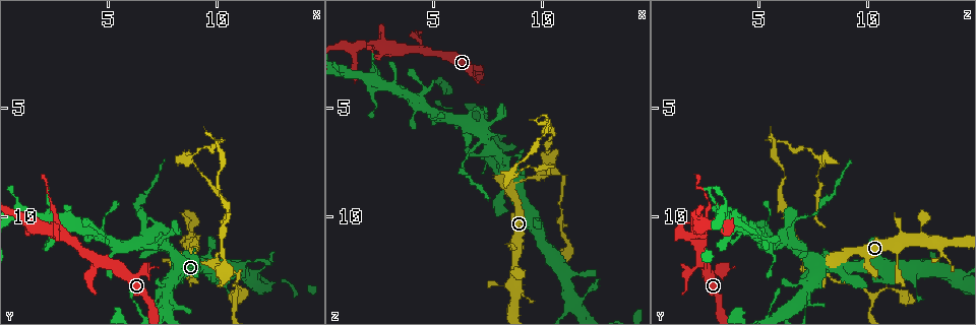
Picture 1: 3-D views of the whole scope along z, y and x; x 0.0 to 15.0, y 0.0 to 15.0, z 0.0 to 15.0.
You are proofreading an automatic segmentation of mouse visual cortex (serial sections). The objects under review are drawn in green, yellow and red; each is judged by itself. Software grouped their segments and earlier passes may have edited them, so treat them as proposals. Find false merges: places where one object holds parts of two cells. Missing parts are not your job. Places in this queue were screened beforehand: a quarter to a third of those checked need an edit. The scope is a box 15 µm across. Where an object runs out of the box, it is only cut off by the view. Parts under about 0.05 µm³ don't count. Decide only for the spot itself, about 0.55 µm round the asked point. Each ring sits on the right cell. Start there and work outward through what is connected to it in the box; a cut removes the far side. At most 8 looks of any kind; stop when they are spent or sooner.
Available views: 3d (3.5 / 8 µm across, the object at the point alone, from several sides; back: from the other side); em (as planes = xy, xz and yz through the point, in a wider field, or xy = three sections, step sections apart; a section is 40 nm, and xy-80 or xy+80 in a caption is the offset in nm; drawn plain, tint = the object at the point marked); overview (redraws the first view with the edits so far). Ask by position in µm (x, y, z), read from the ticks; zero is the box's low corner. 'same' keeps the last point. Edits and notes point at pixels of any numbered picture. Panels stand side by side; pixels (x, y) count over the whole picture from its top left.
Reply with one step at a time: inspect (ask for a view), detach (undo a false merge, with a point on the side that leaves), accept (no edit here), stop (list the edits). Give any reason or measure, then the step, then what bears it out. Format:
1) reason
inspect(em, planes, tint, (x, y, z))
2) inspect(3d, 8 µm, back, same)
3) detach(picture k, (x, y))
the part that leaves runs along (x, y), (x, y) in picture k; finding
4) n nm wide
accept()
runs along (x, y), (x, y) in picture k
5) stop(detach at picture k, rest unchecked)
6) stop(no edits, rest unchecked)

sudden change in width
inspect(3d, 8 µm, (6.9, 10.1, 6.9))

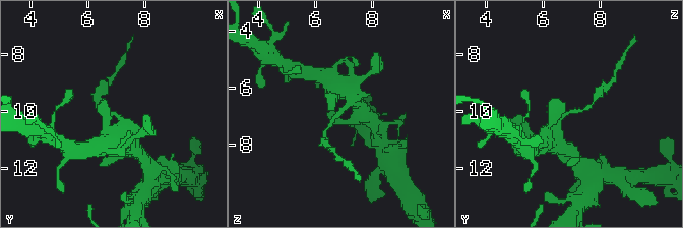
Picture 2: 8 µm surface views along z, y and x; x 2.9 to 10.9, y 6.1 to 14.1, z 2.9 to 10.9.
arms of 150, 500 nm
inspect(em, xy, step 1, tint, (7.0, 10.2, 6.7))

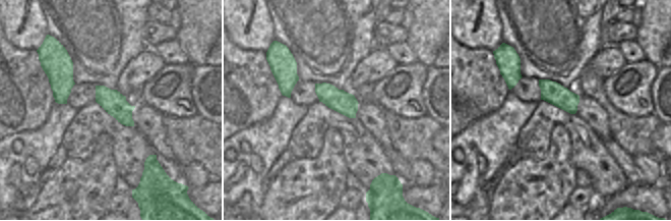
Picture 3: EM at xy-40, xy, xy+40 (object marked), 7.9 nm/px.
detach(picture 2, (96, 98))
the part that leaves runs along (572, 111), (585, 110), (602, 91) in picture 2; two cells meet here

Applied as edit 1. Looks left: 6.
three arms meet
inspect(3d, 3.5 µm, (2.6, 10.8, 1.7))

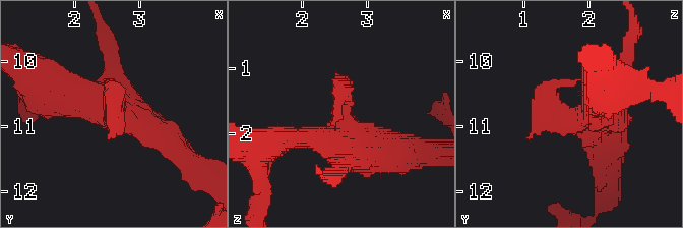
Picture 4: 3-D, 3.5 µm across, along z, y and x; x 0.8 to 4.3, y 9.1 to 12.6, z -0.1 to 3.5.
inspect(em, xy, step 2, tint, (2.60, 10.85, 1.75))

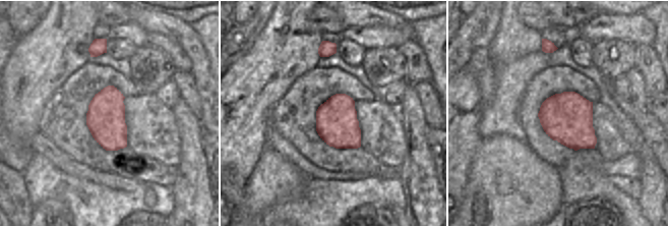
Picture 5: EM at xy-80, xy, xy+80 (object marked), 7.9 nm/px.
accept()
one cell here

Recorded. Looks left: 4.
inspect(3d, 3.5 µm, back, (7.8, 13.8, 7.1))

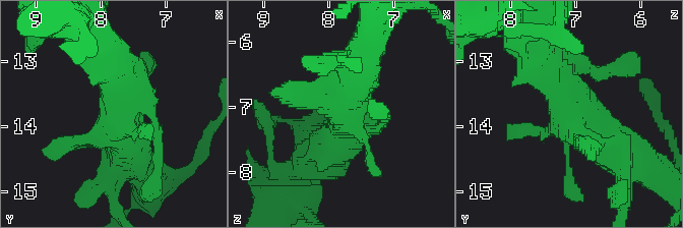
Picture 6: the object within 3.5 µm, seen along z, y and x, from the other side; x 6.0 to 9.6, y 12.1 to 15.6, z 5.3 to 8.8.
shape alone is not enough
inspect(em, xy, step 2, tint, (7.70, 13.70, 7.05))

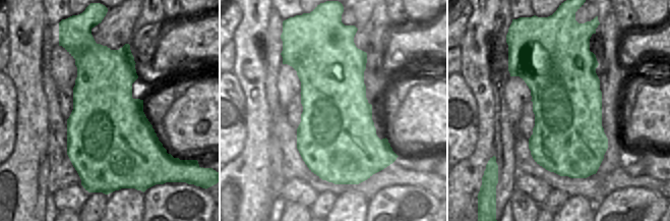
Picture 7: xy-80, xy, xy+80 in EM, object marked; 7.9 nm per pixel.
accept()
runs along (524, 39), (576, 117), (605, 145) in picture 6; continuous, no second cell

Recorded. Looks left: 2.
stop(detach at picture 2, rest unchecked)

